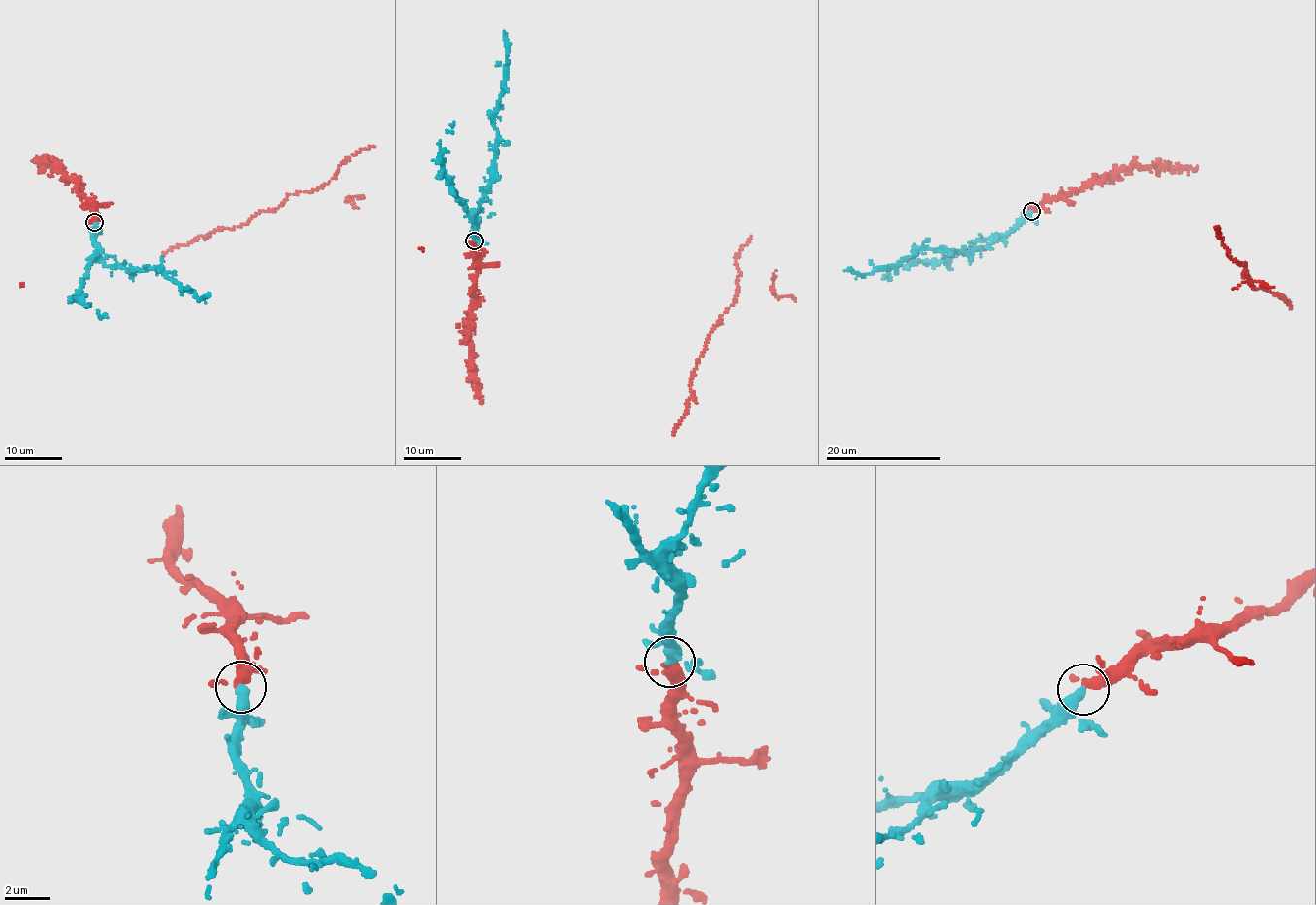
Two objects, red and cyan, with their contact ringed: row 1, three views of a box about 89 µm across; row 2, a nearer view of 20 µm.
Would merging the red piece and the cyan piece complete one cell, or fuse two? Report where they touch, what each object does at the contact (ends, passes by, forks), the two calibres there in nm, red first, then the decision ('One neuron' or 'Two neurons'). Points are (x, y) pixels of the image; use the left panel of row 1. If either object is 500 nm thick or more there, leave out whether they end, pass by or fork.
Place: (94, 222). At the ring red passes by. At the ring cyan ends. Thickness 320 nm (red) against 400 nm. One neuron

